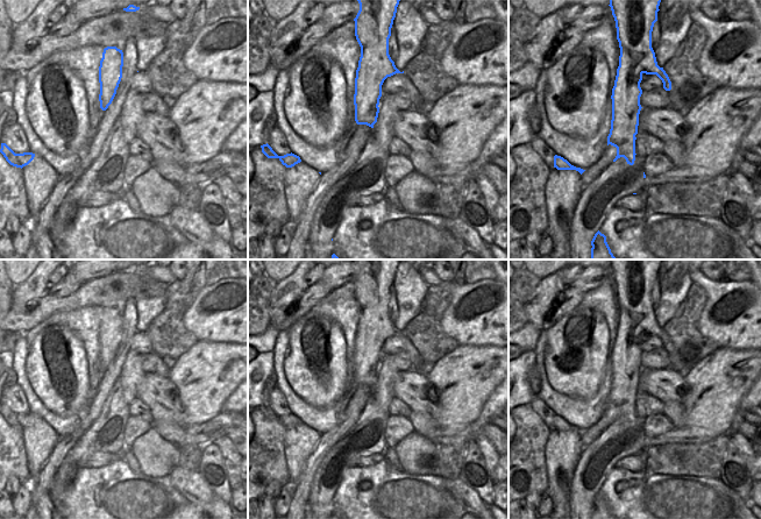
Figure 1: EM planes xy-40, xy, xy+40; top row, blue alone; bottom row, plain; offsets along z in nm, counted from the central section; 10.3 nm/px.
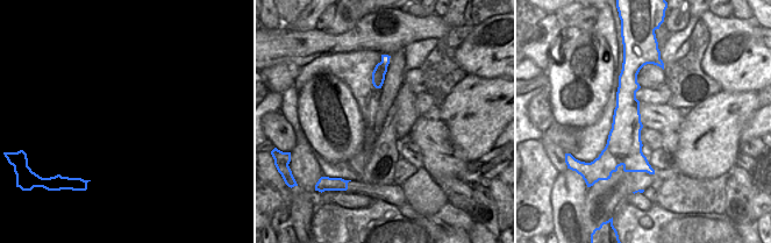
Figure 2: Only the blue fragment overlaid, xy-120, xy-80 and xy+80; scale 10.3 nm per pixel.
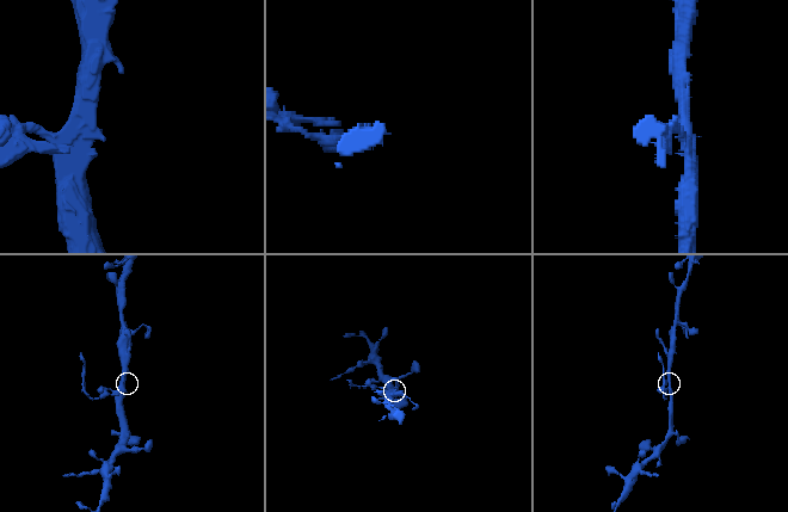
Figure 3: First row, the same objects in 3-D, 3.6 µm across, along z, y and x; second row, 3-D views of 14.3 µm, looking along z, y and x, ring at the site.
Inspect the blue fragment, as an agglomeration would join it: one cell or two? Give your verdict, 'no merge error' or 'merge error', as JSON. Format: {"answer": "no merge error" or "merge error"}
{"answer": "merge error"}

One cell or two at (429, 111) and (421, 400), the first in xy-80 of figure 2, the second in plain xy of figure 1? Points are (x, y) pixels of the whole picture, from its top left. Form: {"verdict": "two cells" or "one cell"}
{"verdict": "two cells"}

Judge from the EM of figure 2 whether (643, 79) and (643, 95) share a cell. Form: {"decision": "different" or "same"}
{"decision": "different"}

